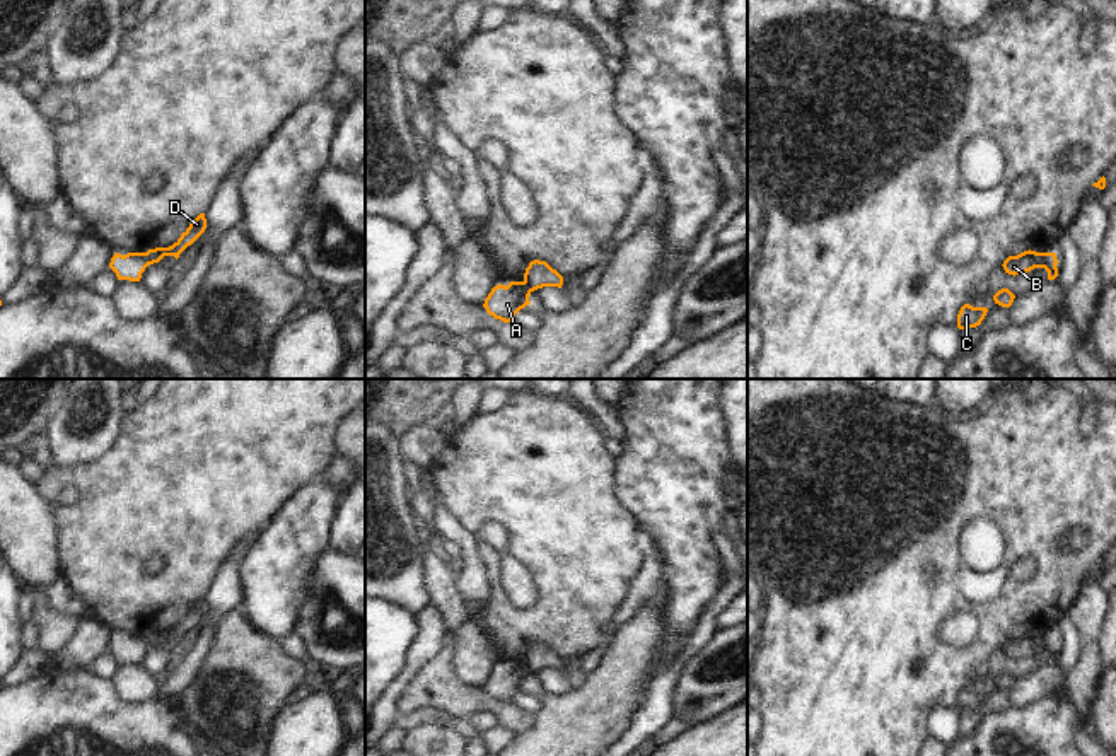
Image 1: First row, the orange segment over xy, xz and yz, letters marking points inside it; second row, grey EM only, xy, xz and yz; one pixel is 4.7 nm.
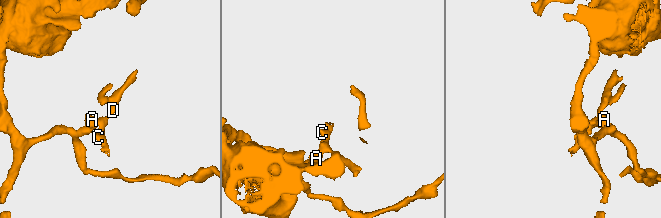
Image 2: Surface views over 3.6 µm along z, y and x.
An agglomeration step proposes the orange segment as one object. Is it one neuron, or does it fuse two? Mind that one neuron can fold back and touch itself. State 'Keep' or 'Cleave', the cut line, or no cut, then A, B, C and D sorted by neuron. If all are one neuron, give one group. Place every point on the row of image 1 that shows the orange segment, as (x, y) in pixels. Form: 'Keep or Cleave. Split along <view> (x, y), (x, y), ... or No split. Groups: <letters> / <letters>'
Cleave. Split along yz (1038, 253), (1033, 267). Groups: A / B C D.

